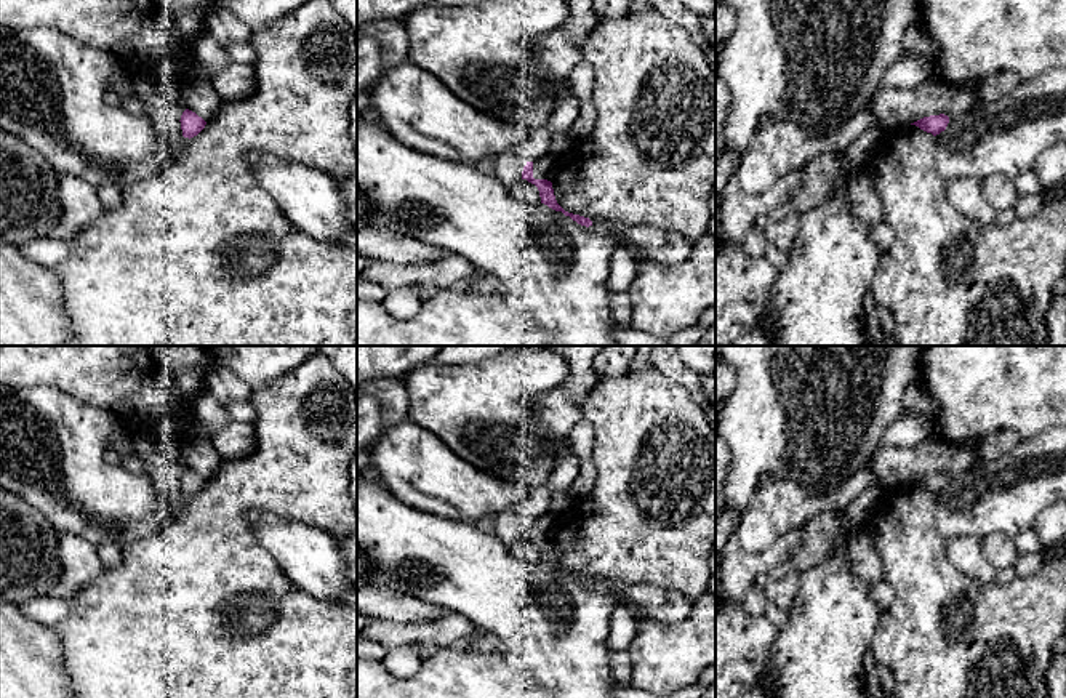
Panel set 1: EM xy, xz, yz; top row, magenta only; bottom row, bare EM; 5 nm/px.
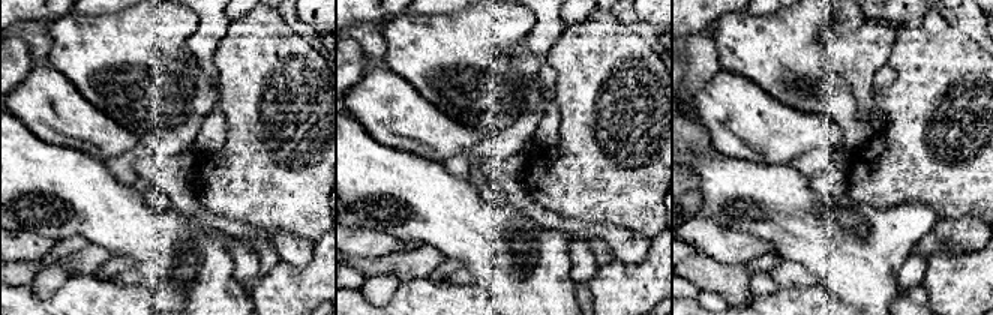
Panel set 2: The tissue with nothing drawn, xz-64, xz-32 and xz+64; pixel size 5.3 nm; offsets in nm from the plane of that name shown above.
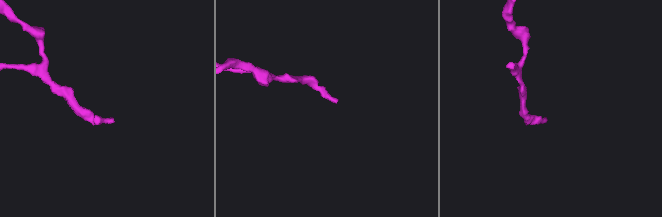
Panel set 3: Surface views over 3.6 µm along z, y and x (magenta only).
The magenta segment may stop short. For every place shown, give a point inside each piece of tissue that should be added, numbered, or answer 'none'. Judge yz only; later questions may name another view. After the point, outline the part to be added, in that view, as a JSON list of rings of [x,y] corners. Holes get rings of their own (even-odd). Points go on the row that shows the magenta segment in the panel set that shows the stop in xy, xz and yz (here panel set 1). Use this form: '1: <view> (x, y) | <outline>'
none

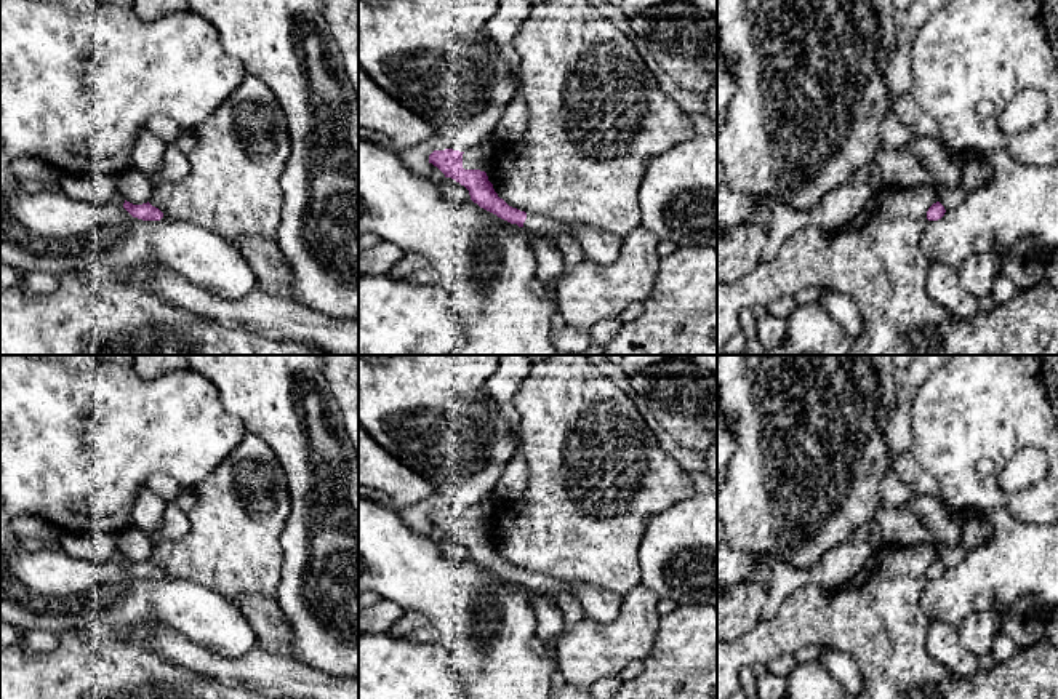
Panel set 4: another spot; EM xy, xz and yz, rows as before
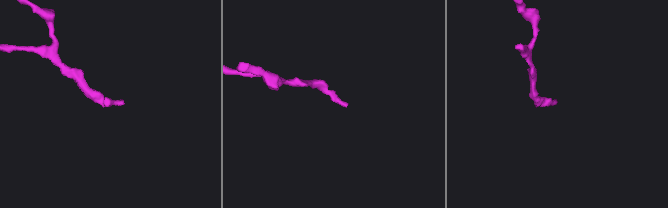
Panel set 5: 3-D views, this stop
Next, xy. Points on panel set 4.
none

